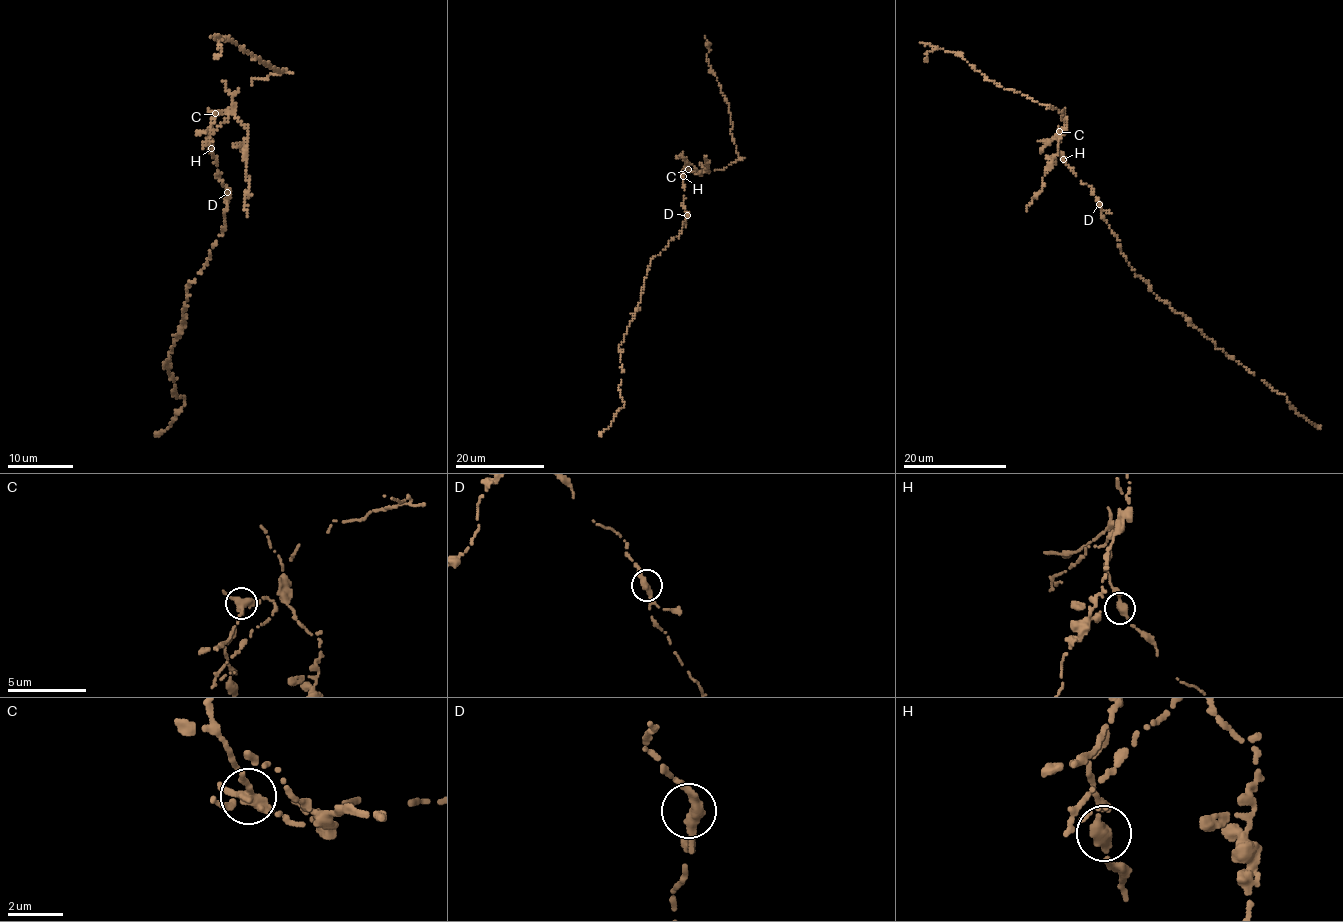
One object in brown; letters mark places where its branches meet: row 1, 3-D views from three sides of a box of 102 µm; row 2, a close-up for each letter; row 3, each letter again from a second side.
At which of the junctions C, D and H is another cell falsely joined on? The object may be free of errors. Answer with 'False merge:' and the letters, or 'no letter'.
False merge: C

